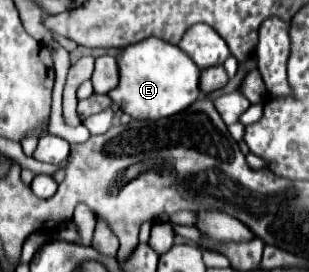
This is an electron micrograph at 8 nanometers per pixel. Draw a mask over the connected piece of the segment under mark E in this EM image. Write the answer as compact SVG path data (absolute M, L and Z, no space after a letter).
M149 37L125 47L117 57L119 85L109 97L119 109L139 121L157 121L189 107L199 97L199 69L177 45Z

